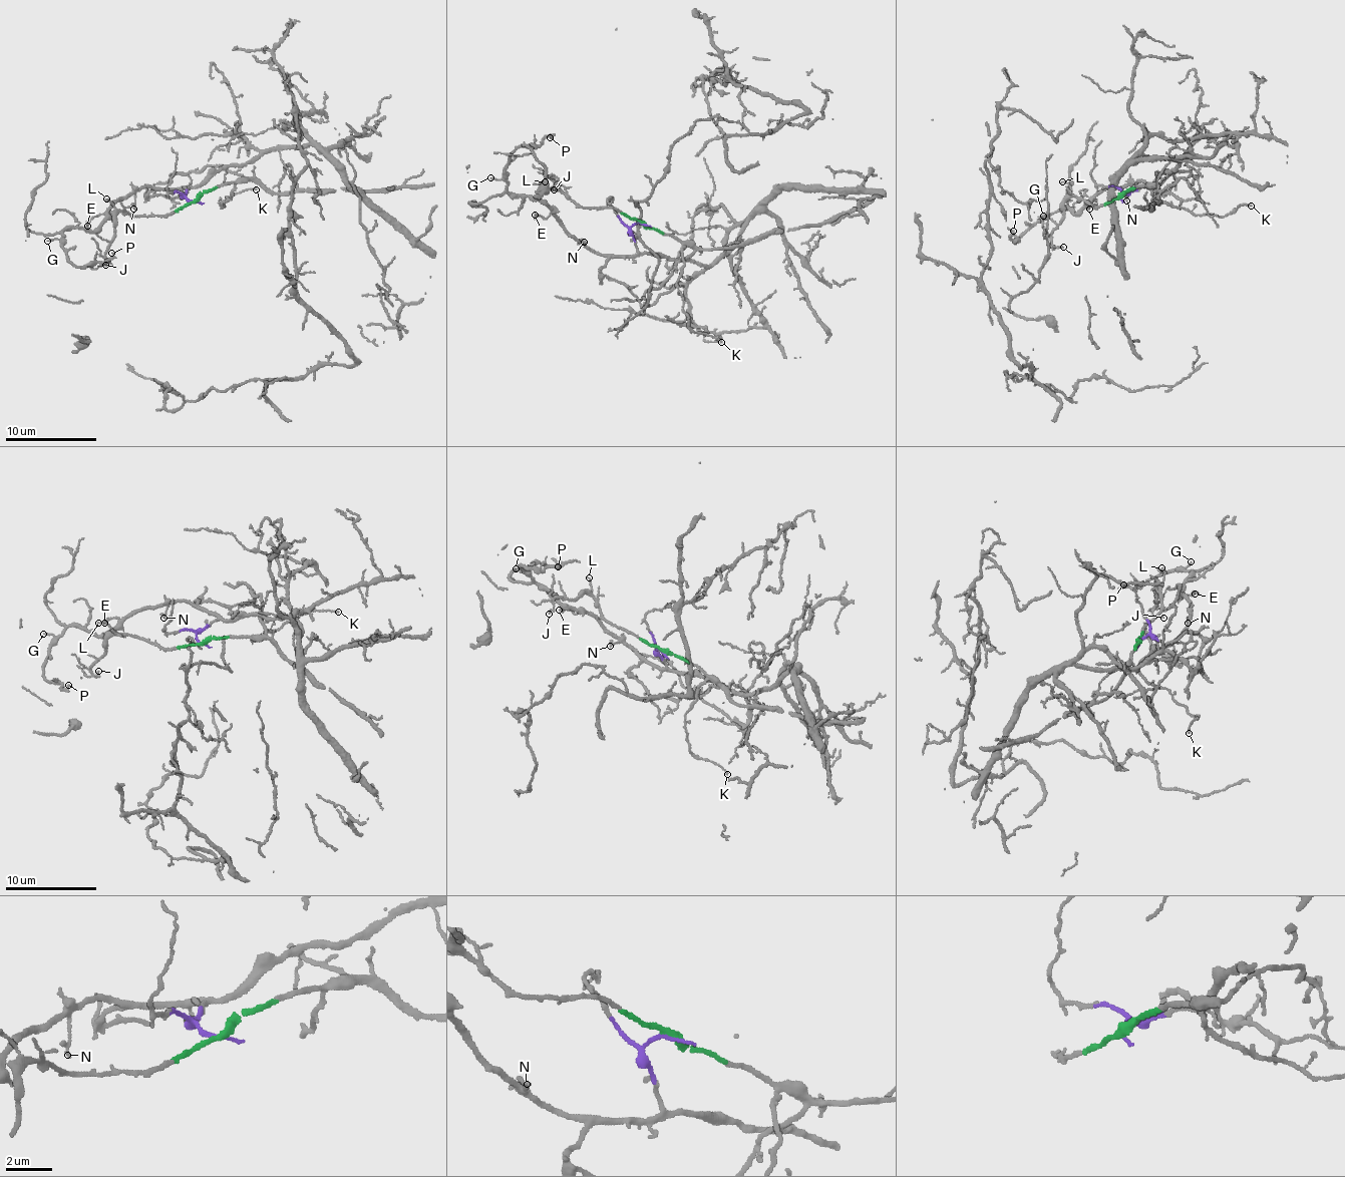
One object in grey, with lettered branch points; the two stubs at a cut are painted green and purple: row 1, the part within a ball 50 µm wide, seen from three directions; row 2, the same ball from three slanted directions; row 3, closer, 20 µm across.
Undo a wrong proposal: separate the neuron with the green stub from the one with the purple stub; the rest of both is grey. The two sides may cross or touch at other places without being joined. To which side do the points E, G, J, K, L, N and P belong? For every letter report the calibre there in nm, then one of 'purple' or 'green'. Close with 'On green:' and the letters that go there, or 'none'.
E: 150 nm thick; purple
G: 110 nm thick; purple
J: 110 nm thick; green
K: 120 nm thick; green
L: 100 nm thick; green
N: 170 nm thick; purple
P: 200 nm thick; purple
On green: J, K, L

